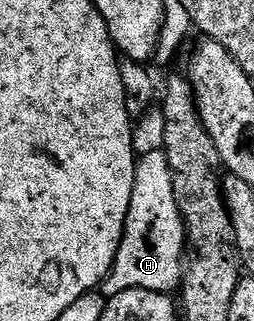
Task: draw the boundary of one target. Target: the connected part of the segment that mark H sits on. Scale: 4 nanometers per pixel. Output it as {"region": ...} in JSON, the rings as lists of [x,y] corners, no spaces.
{"region":[[[164,151],[142,155],[136,164],[134,196],[130,196],[130,212],[118,256],[102,287],[105,299],[118,296],[130,288],[153,290],[159,294],[172,294],[182,286],[186,265],[186,235],[184,217],[180,215],[178,200],[174,196],[174,176]]]}

